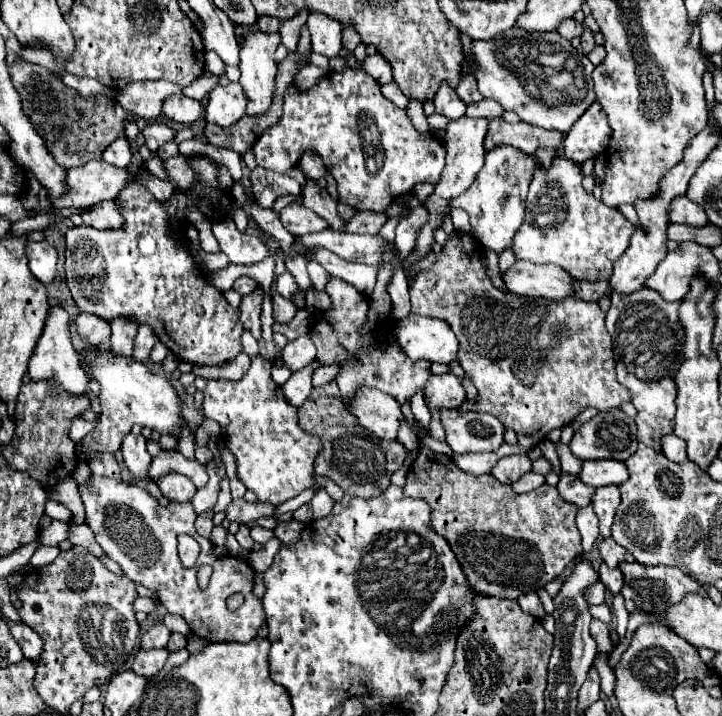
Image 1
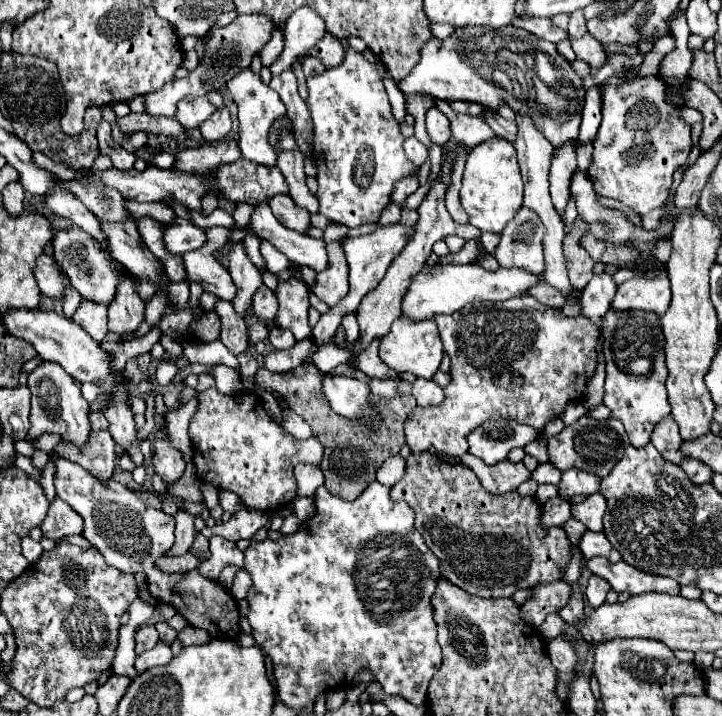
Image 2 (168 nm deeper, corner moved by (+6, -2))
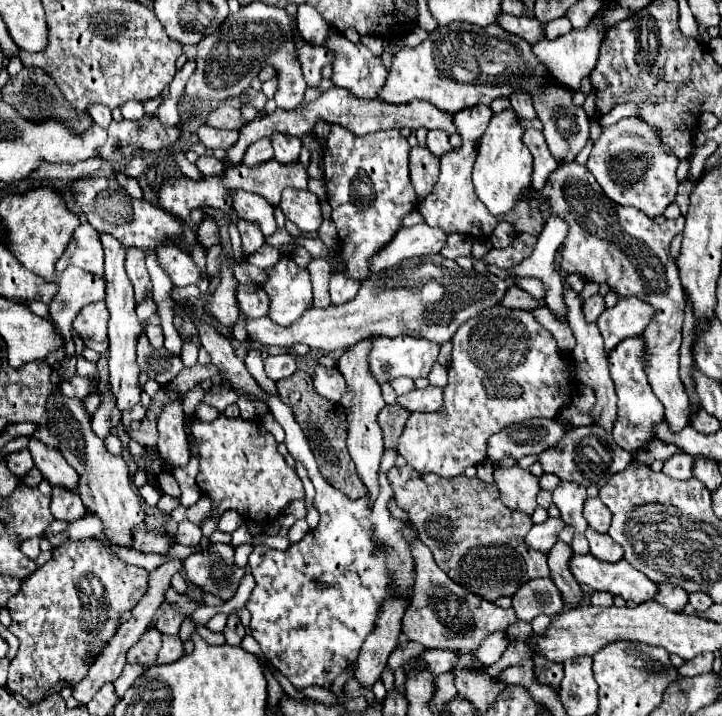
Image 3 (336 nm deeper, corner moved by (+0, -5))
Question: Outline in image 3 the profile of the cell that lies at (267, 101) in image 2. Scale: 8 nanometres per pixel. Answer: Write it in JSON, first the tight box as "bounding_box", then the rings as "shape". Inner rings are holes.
{"bounding_box":[243,138,273,166],"shape":[[[261,138],[259,142],[251,144],[243,156],[243,166],[257,166],[263,164],[267,160],[273,158],[273,148],[271,148],[271,140],[269,138]]]}

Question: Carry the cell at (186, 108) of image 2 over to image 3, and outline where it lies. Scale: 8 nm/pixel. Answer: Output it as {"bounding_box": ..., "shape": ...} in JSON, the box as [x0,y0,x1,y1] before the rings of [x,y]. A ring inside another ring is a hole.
{"bounding_box":[207,106,247,130],"shape":[[[219,106],[215,112],[209,114],[207,124],[213,128],[225,128],[225,130],[241,130],[247,122],[241,116],[239,108],[231,106]]]}

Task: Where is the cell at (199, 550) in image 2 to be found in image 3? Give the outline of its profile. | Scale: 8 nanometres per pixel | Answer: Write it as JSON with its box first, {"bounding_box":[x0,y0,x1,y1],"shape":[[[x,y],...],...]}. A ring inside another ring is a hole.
{"bounding_box":[183,544,245,602],"shape":[[[211,544],[207,552],[195,552],[183,560],[185,576],[199,590],[209,592],[223,602],[237,592],[245,570],[235,566],[231,544]]]}

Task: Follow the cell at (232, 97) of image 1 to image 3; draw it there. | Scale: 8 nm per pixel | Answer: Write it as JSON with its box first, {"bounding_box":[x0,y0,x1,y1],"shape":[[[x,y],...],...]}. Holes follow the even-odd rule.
{"bounding_box":[197,124,239,150],"shape":[[[203,124],[197,130],[197,136],[205,144],[205,148],[209,148],[209,150],[215,150],[215,148],[229,150],[237,142],[239,132],[235,132],[235,130],[215,130],[215,128]]]}

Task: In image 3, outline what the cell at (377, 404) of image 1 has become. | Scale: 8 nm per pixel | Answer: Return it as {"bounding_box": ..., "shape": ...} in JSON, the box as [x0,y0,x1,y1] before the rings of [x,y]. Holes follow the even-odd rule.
{"bounding_box":[311,364,345,402],"shape":[[[317,364],[311,378],[313,378],[315,392],[319,396],[329,398],[331,402],[339,402],[341,396],[345,394],[345,378],[339,374],[337,366]]]}

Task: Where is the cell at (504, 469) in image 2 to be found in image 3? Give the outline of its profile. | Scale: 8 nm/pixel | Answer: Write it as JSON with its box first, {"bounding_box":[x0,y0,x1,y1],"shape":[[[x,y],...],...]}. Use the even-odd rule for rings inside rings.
{"bounding_box":[495,466,539,514],"shape":[[[519,466],[513,468],[497,468],[495,470],[495,484],[501,492],[501,502],[511,508],[525,514],[533,514],[537,508],[537,492],[539,492],[539,480]]]}

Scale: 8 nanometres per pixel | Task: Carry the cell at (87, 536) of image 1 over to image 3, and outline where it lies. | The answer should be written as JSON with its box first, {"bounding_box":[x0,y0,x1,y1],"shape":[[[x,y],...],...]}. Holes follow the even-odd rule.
{"bounding_box":[51,486,87,522],"shape":[[[53,486],[53,492],[51,492],[51,514],[57,520],[73,522],[73,520],[85,516],[87,510],[81,504],[81,498],[77,494],[71,494],[71,490],[59,490],[57,486]]]}

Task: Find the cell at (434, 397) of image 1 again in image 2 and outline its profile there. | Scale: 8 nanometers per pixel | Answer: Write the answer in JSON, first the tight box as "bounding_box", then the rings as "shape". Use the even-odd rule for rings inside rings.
{"bounding_box":[413,379,445,407],"shape":[[[417,379],[413,383],[413,397],[417,399],[419,407],[433,407],[445,401],[443,387],[439,387],[433,379]]]}

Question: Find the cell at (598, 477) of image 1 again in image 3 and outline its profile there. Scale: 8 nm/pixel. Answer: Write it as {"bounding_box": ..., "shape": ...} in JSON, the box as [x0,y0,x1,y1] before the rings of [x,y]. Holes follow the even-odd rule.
{"bounding_box":[553,482,589,552],"shape":[[[561,482],[553,490],[553,504],[561,512],[561,520],[569,526],[575,528],[575,538],[573,538],[573,552],[589,552],[587,540],[585,540],[585,530],[587,530],[587,520],[583,518],[583,504],[587,500],[587,490],[585,486],[573,484],[573,482]]]}

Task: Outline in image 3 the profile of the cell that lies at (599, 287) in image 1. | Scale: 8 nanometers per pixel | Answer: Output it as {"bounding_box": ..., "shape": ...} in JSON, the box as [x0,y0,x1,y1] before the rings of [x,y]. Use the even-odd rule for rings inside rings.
{"bounding_box":[499,282,545,310],"shape":[[[511,282],[507,288],[507,294],[499,300],[499,304],[505,308],[517,308],[517,310],[533,310],[533,308],[545,306],[545,302],[537,302],[529,292],[521,290],[519,286],[515,286]]]}

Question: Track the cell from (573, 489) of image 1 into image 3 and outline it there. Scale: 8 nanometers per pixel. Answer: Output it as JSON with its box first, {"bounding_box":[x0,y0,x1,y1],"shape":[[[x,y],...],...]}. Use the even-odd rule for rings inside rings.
{"bounding_box":[525,518,565,554],"shape":[[[549,518],[547,522],[533,526],[529,530],[529,534],[525,536],[525,542],[527,542],[527,546],[547,554],[551,550],[551,546],[557,542],[557,536],[563,530],[563,526],[565,526],[565,522],[561,518]]]}

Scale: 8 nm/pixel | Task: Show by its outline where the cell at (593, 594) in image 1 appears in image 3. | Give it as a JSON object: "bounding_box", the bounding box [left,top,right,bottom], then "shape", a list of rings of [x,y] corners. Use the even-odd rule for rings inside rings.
{"bounding_box":[511,578,563,622],"shape":[[[537,578],[525,582],[519,592],[511,596],[511,606],[519,620],[531,622],[539,614],[555,616],[563,610],[563,598],[557,586],[549,578]]]}

